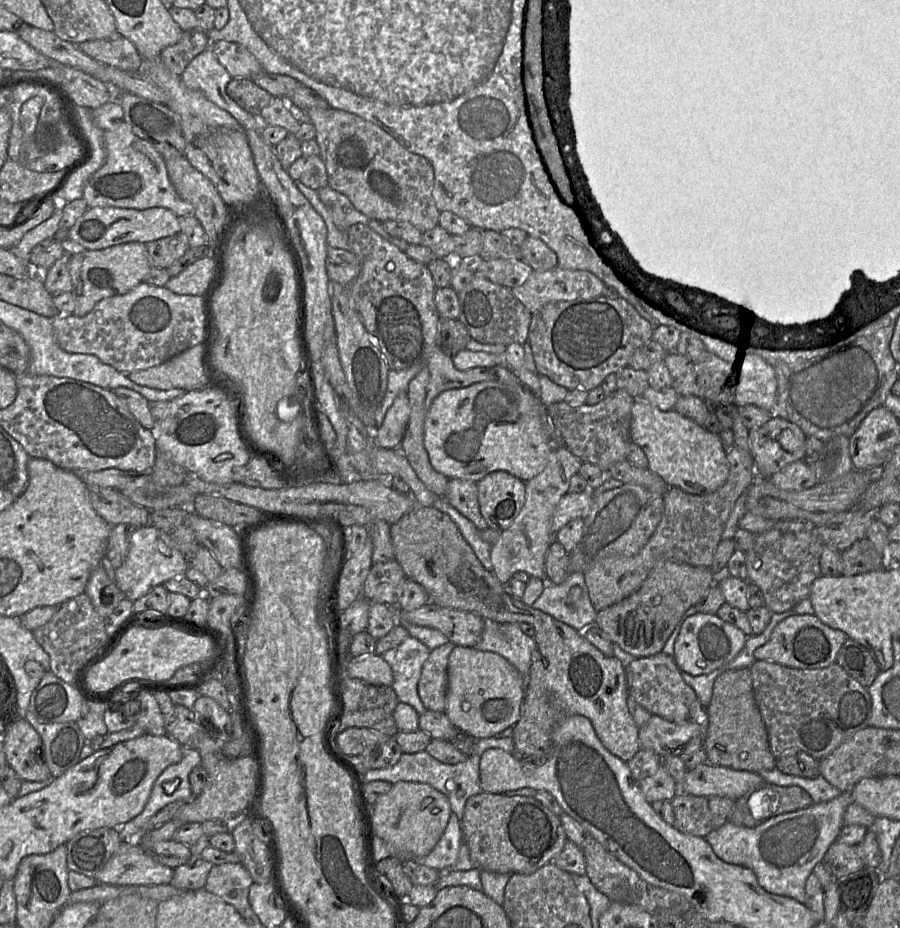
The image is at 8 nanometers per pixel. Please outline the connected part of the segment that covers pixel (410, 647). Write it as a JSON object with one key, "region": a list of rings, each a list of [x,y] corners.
{"region":[[[409,636],[397,647],[381,654],[393,673],[392,688],[400,702],[406,703],[419,715],[427,711],[418,694],[418,682],[430,649],[418,639]]]}

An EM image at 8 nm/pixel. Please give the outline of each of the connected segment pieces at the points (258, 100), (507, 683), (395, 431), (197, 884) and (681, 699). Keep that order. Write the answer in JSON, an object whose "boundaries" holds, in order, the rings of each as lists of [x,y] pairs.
{"boundaries":[[[[232,78],[226,87],[226,92],[241,108],[253,116],[259,116],[273,98],[252,79],[246,78]]],[[[455,645],[448,660],[445,714],[451,723],[476,739],[494,737],[520,718],[525,678],[503,656],[474,647]]],[[[407,392],[400,393],[387,410],[382,424],[372,429],[376,444],[381,448],[393,449],[401,444],[410,415]]],[[[194,853],[186,864],[174,869],[174,876],[170,884],[177,889],[186,891],[204,889],[213,866],[200,855]]],[[[662,651],[653,656],[635,658],[625,666],[625,675],[629,695],[651,715],[674,723],[690,719],[690,707],[698,700],[697,695],[683,680],[673,657]]]]}

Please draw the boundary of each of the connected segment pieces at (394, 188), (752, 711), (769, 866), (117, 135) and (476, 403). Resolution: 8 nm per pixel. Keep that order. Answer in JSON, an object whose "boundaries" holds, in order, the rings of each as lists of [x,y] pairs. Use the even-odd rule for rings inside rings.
{"boundaries":[[[[329,107],[306,111],[316,130],[327,175],[328,186],[349,198],[355,209],[381,222],[409,222],[422,233],[439,225],[439,215],[432,196],[434,170],[421,155],[405,149],[380,126],[353,113]]],[[[749,669],[721,673],[714,681],[712,698],[706,711],[709,724],[703,737],[703,749],[708,763],[756,774],[776,768],[776,758],[770,751],[767,730],[754,699]]],[[[851,791],[841,792],[830,801],[813,803],[805,809],[773,816],[754,828],[728,822],[713,829],[704,839],[722,861],[752,870],[765,891],[792,898],[804,905],[805,899],[801,895],[805,895],[806,880],[837,840],[844,813],[851,802]]],[[[123,122],[114,130],[104,131],[107,158],[85,185],[83,198],[91,207],[119,207],[144,210],[152,207],[169,209],[179,218],[194,216],[192,204],[179,197],[168,178],[163,155],[149,142],[136,136]]],[[[485,380],[445,390],[433,399],[423,429],[424,447],[432,467],[449,479],[478,482],[490,472],[503,470],[527,482],[544,470],[554,448],[542,422],[540,400],[523,384]]]]}

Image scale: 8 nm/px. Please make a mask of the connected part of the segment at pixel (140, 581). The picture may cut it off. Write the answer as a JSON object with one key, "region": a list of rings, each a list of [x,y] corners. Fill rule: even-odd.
{"region":[[[146,525],[136,528],[129,540],[129,550],[123,564],[114,570],[114,582],[125,598],[135,601],[157,585],[174,577],[185,577],[188,563],[183,553],[164,531]]]}

